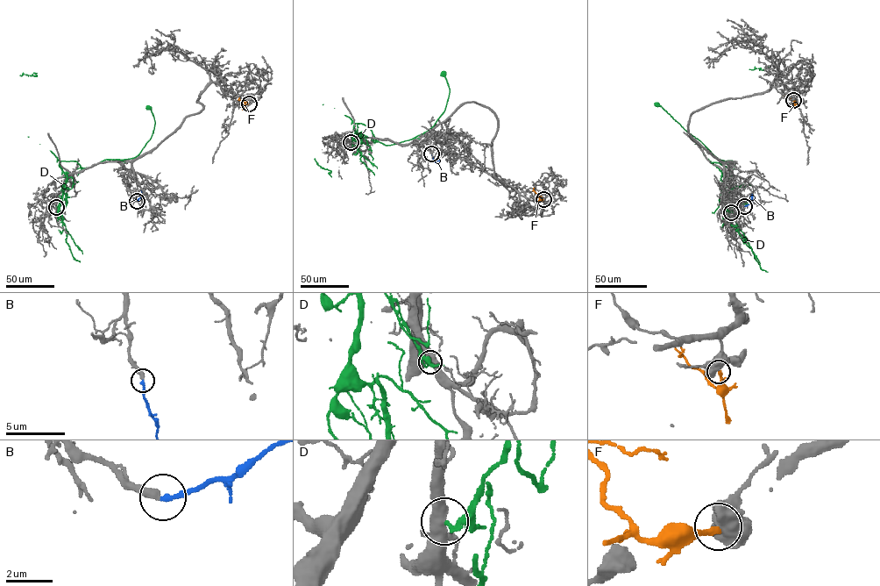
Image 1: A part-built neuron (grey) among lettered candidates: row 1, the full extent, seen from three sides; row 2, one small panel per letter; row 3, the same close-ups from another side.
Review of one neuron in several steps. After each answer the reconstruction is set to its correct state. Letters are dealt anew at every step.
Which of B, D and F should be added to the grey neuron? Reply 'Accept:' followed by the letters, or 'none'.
Accept: B

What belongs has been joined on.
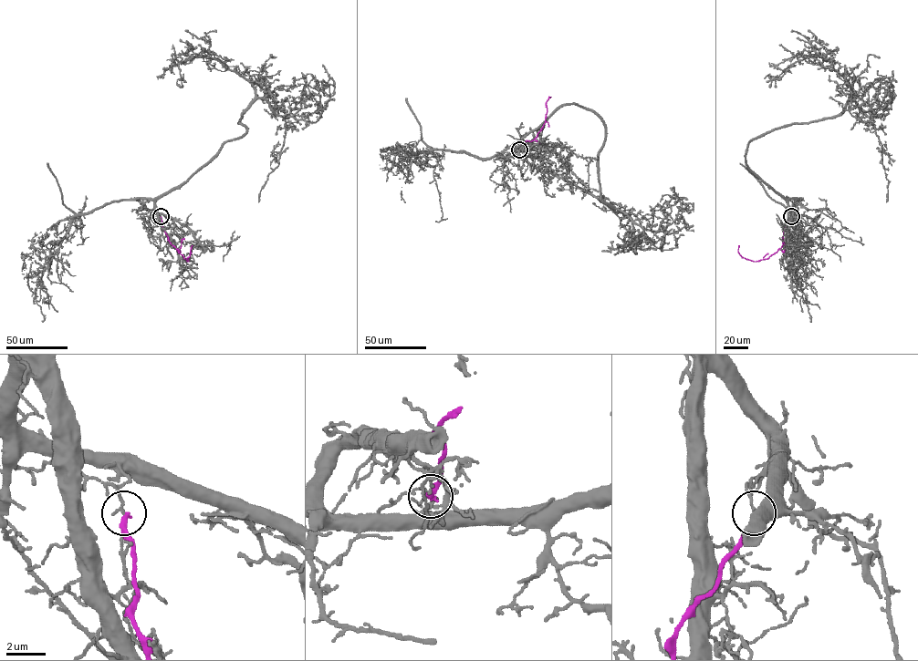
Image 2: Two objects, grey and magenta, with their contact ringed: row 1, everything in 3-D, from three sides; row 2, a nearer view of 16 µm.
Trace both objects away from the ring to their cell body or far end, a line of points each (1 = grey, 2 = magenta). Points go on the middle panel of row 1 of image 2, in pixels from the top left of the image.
1: (519, 149), (563, 106), (591, 109), (605, 129), (599, 194), (613, 208), (559, 178), (524, 143), (522, 122)
2: (519, 149), (523, 141), (537, 137), (545, 122), (546, 101), (551, 97)

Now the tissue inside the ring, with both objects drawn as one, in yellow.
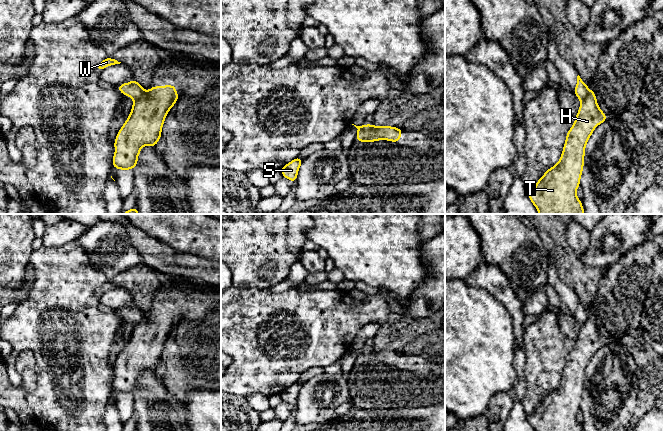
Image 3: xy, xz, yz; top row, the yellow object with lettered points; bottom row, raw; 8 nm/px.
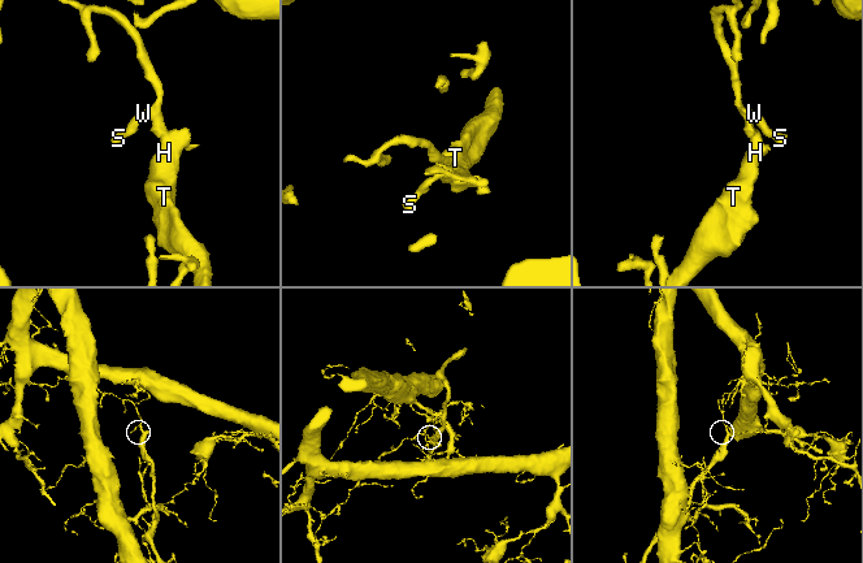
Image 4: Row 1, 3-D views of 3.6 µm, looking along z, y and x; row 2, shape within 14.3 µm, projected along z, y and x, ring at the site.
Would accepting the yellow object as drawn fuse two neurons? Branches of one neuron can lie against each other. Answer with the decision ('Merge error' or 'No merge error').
Merge error

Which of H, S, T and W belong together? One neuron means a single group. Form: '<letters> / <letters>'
H T / S W

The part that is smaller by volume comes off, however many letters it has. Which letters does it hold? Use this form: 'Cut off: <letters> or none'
Cut off: H, T

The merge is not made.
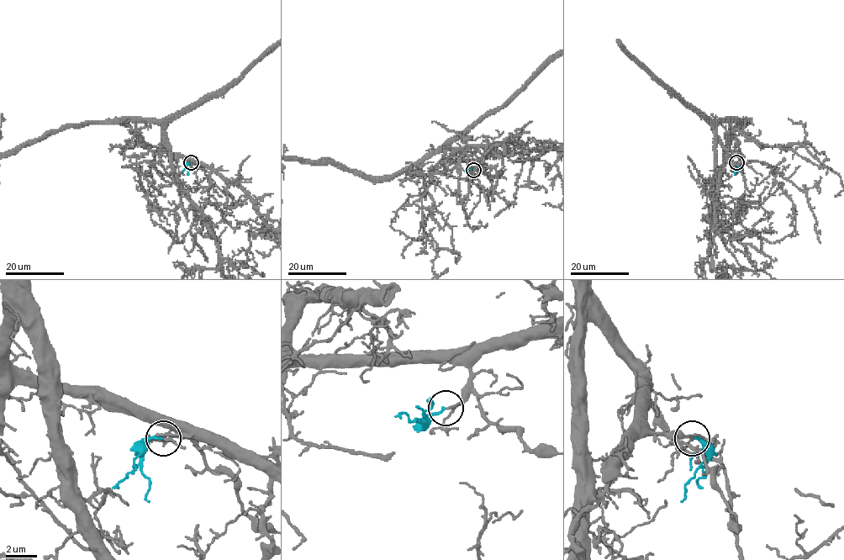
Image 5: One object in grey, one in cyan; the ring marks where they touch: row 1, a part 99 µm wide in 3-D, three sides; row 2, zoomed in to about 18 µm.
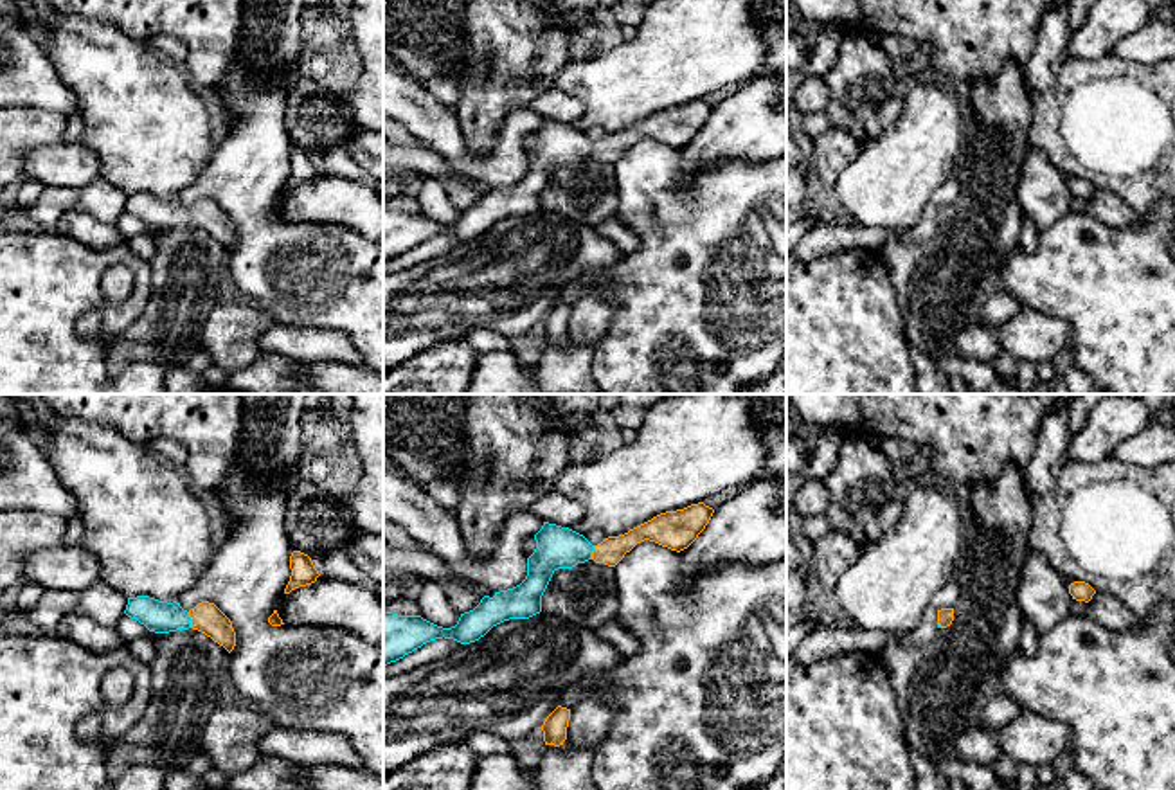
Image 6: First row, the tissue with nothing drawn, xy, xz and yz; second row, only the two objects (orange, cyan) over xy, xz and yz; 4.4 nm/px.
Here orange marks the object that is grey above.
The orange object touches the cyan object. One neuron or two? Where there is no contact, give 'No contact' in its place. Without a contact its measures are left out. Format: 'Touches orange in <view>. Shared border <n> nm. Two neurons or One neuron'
Touches orange in xy. Shared border 70 nm. One neuron

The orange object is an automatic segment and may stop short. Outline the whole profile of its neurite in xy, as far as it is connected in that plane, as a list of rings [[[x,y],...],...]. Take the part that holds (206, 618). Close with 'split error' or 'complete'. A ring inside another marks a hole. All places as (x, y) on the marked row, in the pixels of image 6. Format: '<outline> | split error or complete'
[[[137,596],[128,597],[124,614],[155,633],[193,628],[211,637],[229,653],[236,646],[236,632],[230,619],[209,601],[202,601],[187,612],[176,601],[167,603],[149,596]]] | split error

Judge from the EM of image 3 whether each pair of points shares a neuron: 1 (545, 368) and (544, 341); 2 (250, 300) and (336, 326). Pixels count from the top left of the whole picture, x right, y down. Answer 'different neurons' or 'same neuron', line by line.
1: same neuron
2: same neuron

